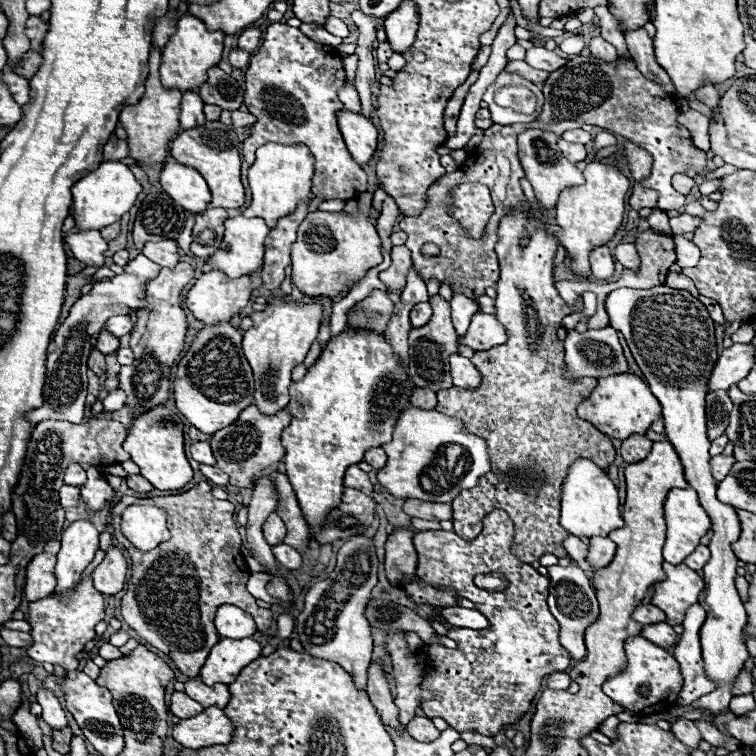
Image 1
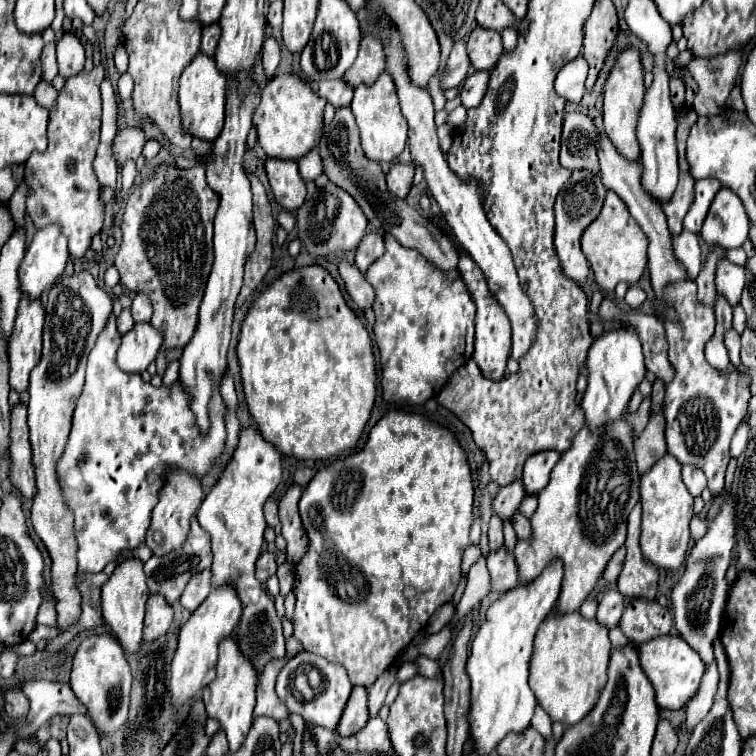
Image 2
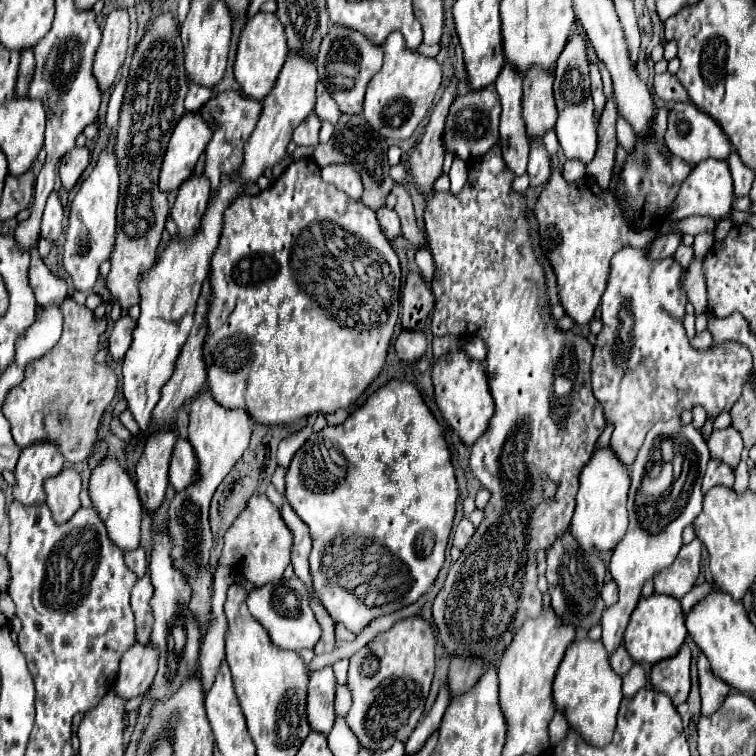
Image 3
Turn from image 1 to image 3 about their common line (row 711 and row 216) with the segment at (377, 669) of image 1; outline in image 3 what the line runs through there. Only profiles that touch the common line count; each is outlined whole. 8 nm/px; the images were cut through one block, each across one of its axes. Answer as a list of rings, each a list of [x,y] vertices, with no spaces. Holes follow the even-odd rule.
[[[382,206],[382,208],[376,212],[376,216],[378,216],[380,228],[382,228],[382,232],[384,232],[384,236],[386,236],[388,240],[400,236],[400,218],[398,218],[398,214],[396,214],[394,210]]]

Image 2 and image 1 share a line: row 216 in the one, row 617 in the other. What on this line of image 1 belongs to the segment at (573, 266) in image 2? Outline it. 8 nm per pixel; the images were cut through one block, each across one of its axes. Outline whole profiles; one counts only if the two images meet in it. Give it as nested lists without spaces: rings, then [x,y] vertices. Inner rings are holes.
[[[556,564],[556,566],[548,566],[548,572],[550,572],[548,606],[550,606],[550,612],[556,616],[556,620],[560,622],[560,642],[570,652],[572,658],[582,660],[586,654],[584,630],[598,616],[598,602],[594,596],[594,588],[590,586],[590,578],[586,576],[586,572],[578,566],[558,566]]]

